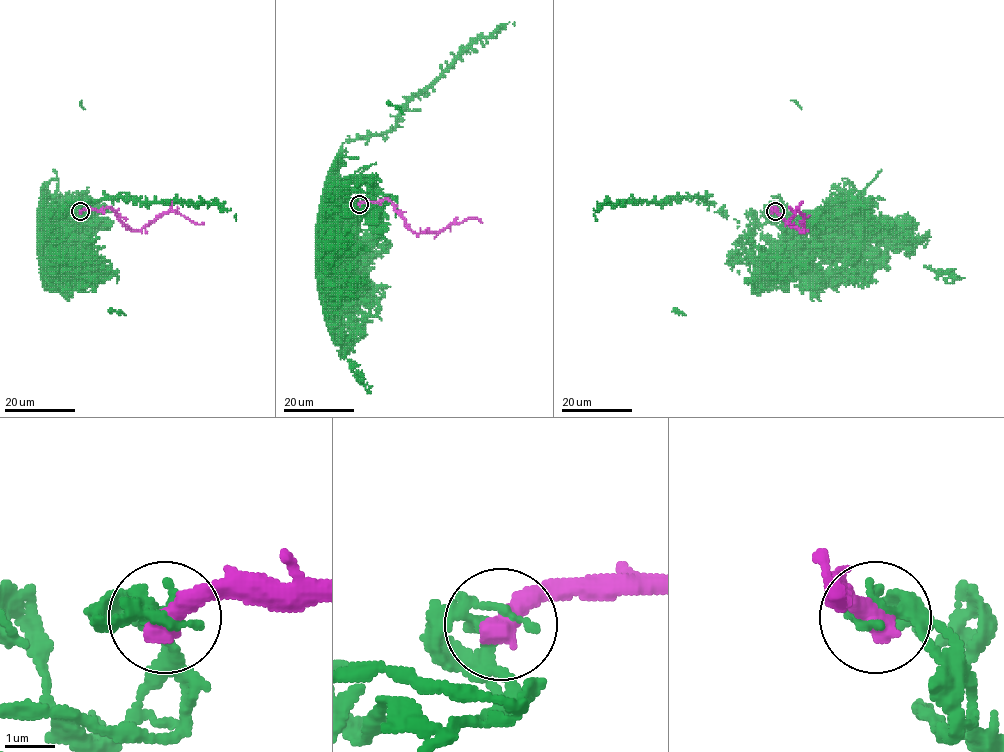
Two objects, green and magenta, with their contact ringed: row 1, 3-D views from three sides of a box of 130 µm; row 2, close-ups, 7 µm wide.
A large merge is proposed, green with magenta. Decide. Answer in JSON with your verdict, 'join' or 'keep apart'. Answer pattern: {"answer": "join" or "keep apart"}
{"answer": "keep apart"}

